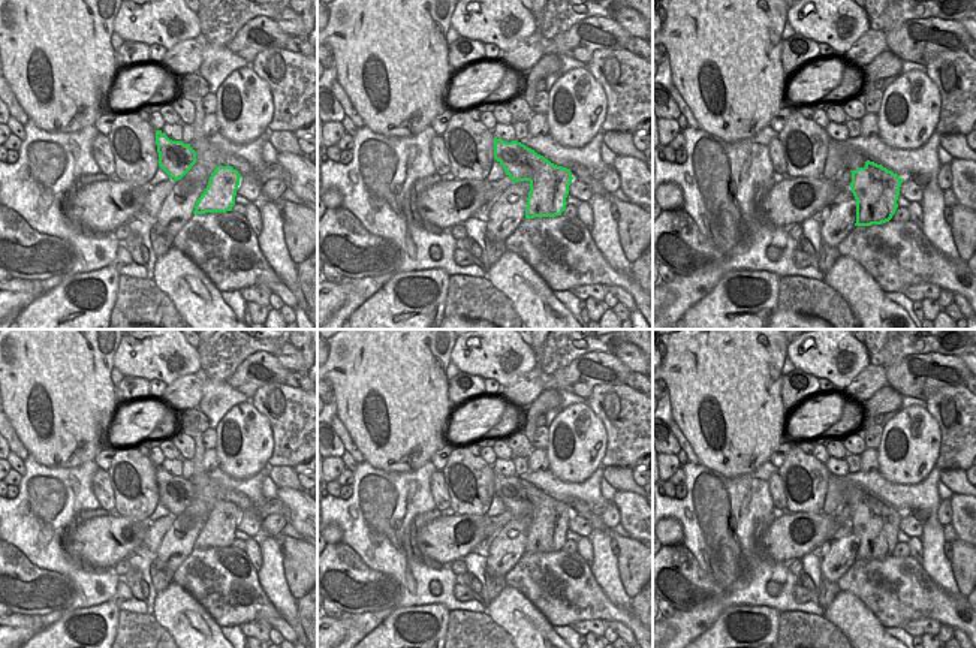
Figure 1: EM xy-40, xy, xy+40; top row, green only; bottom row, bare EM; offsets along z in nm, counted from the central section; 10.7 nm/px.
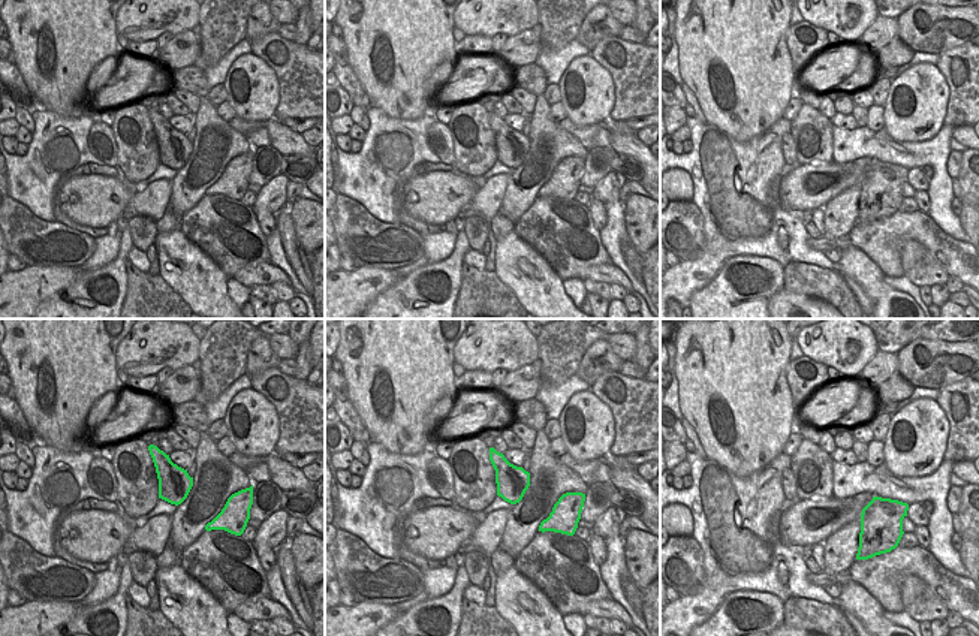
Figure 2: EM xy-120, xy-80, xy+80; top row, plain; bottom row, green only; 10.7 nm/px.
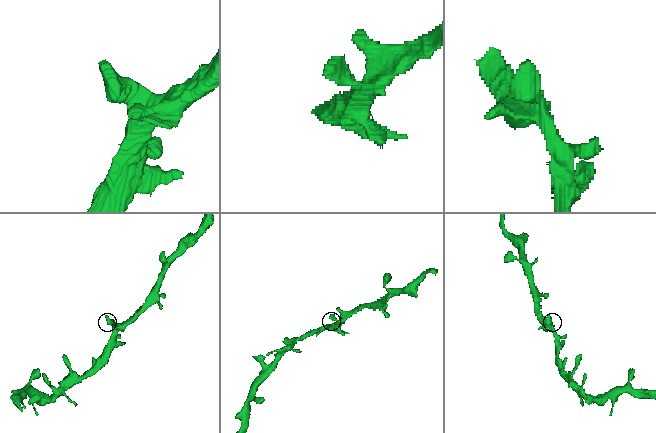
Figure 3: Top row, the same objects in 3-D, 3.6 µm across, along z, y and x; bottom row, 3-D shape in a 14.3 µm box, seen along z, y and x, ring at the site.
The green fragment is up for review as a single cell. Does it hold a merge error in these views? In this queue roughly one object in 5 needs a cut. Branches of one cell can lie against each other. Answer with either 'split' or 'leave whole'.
leave whole

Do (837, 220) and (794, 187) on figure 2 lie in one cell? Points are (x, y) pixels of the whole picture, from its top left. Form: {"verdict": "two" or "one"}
{"verdict": "two"}

